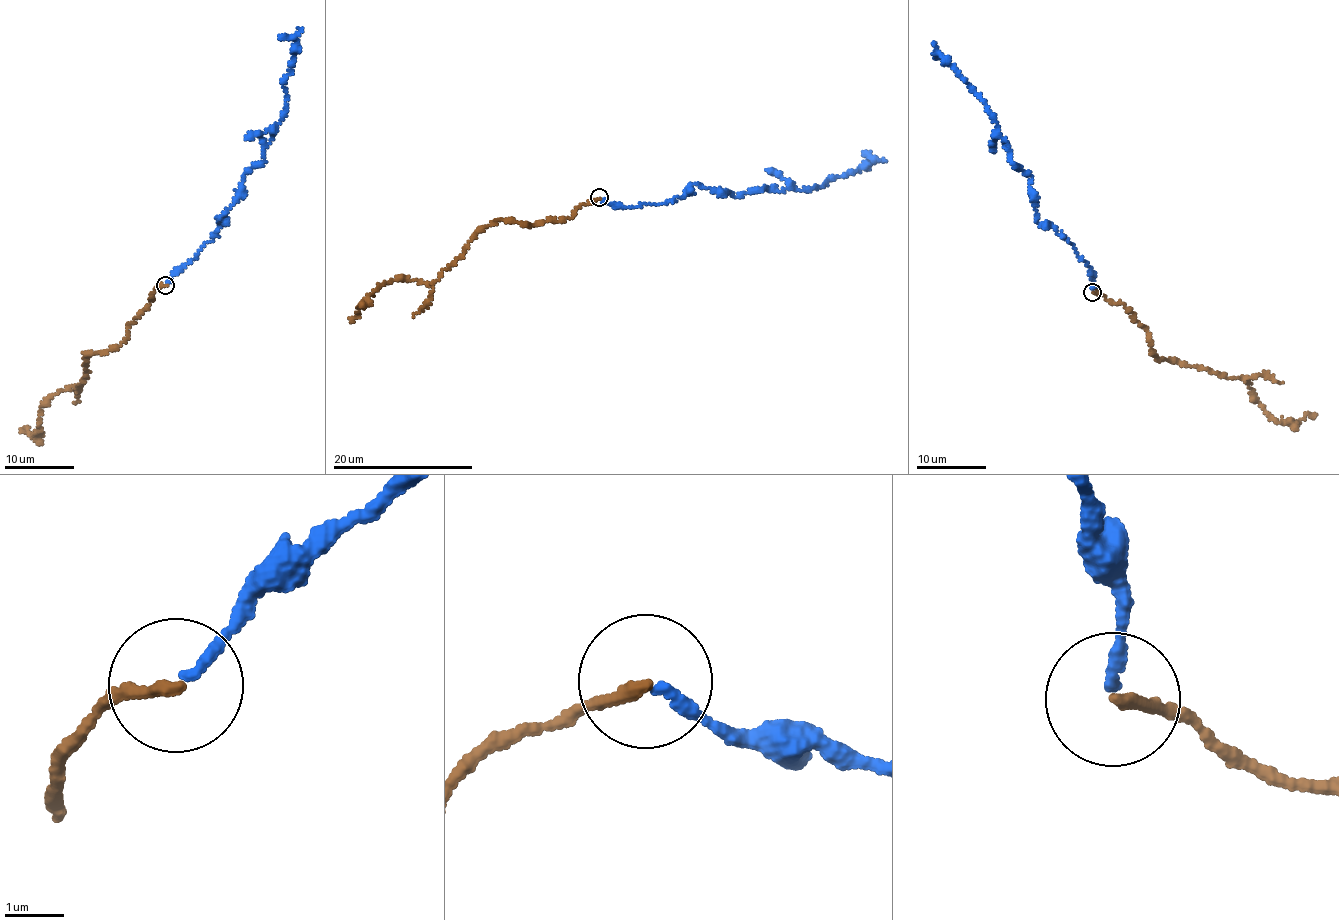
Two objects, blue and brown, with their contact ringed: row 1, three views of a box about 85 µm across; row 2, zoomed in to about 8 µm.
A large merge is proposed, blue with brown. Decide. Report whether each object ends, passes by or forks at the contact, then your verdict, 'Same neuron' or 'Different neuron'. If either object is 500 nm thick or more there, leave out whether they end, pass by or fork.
At the ring blue ends. At the ring brown ends. Same neuron

